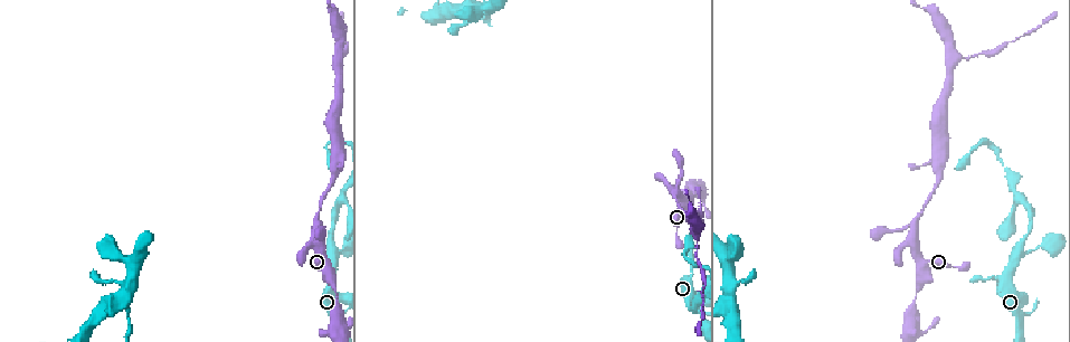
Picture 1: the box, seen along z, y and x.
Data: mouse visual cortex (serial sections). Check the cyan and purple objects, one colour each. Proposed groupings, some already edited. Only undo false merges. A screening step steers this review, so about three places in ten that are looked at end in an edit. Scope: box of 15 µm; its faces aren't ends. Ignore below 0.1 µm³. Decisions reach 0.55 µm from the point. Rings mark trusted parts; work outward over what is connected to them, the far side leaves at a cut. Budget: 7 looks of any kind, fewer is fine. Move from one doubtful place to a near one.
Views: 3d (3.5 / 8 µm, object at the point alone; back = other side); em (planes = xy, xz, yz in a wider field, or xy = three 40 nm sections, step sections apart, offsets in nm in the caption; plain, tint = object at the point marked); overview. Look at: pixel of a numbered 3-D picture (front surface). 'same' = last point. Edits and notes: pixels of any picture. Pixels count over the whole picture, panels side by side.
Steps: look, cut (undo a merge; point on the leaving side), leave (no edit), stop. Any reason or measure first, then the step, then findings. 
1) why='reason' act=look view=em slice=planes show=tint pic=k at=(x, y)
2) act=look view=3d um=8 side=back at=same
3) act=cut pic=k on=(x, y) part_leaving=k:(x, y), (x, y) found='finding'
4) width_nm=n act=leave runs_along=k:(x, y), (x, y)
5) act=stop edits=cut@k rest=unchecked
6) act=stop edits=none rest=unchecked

why='thick turns thin' act=look view=3d um=8 pic=1 at=(916, 297)

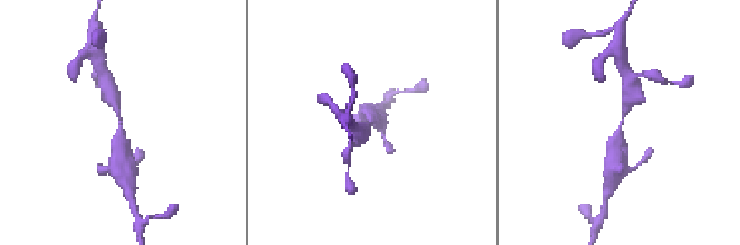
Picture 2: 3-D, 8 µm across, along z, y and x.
act=look view=3d um=3.5 pic=2 at=(369, 124)

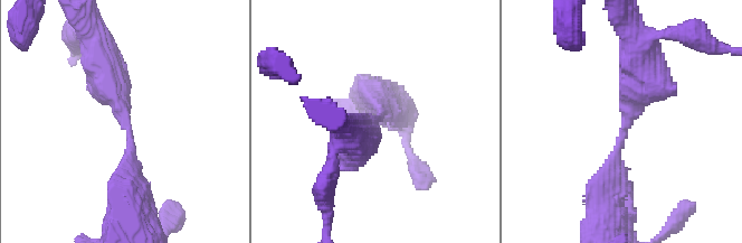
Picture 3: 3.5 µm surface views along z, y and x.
arm_widths_nm=350,500 act=look view=em slice=xy step=5 show=tint pic=3 at=(626, 135)

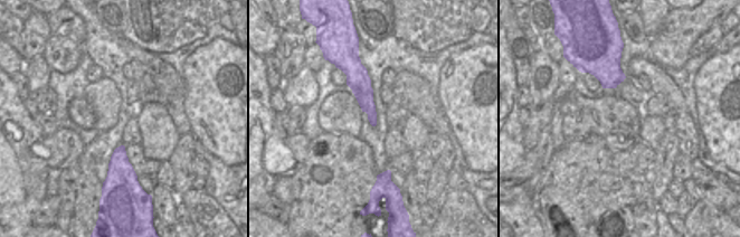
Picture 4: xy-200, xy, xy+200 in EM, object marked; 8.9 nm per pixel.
act=leave runs_along=3:(644, 72), (603, 209) found='continuous, no second cell'

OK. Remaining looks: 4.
why='a fork' act=look view=3d um=3.5 pic=1 at=(1015, 255)

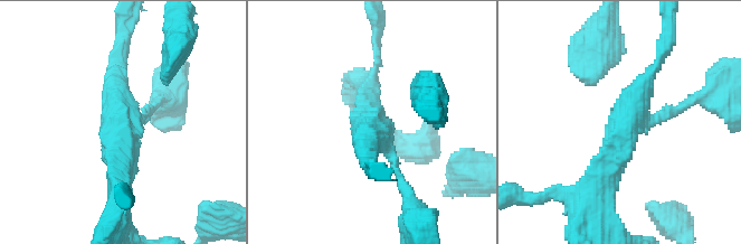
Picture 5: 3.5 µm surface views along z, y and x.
arms=3 arm_widths_nm=150,200,350 why='now the EM' act=look view=em slice=xy step=3 show=tint pic=5 at=(368, 130)

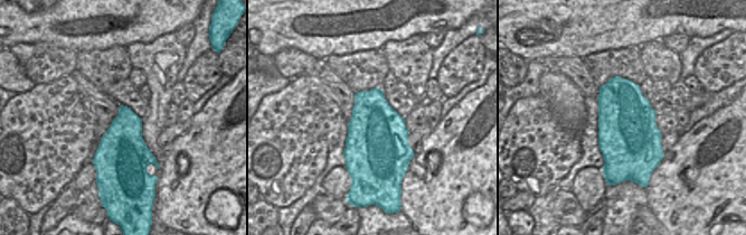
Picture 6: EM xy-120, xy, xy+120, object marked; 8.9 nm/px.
why='cut it another way' act=look view=em slice=xy step=5 show=tint at=same

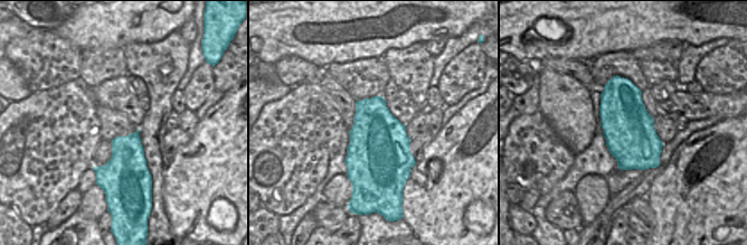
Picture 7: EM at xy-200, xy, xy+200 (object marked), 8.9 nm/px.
act=leave runs_along=5:(595, 185), (661, 55) found='one cell here'

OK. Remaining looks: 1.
act=stop edits=none rest=unchecked

